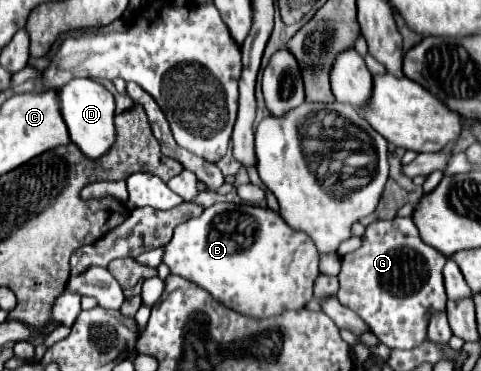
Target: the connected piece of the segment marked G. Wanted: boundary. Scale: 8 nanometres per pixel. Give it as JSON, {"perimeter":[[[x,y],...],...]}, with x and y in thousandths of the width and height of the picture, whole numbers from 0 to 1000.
{"perimeter":[[[852,585],[778,596],[761,612],[753,666],[711,693],[703,811],[740,838],[802,935],[861,941],[886,914],[894,854],[927,838],[923,714],[927,693],[877,655]]]}

